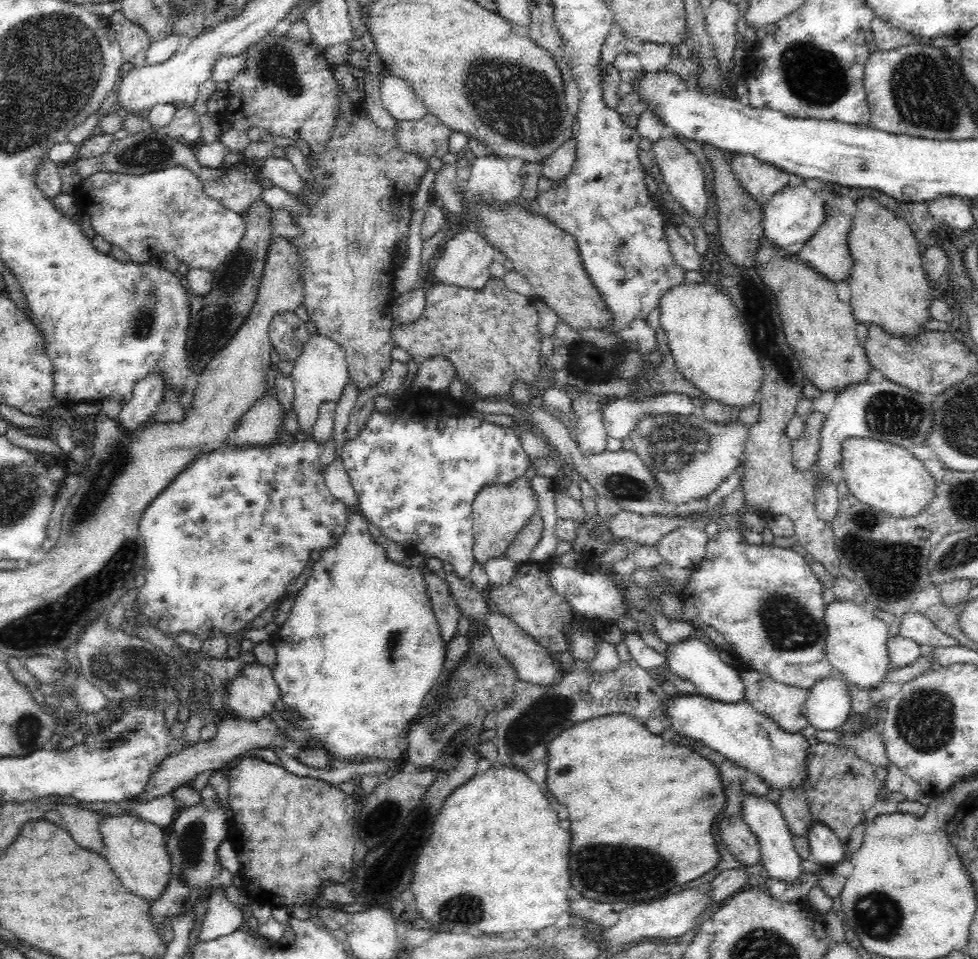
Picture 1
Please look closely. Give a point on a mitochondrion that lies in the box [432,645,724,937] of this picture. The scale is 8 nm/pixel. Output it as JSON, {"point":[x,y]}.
{"point":[613,871]}

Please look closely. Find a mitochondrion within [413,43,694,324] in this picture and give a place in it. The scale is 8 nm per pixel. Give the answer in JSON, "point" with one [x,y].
{"point":[536,118]}

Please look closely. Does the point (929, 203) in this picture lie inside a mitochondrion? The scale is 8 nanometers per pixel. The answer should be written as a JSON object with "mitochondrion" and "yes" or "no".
{"mitochondrion":"no"}

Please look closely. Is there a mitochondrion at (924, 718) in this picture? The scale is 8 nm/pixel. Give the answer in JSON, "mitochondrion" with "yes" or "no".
{"mitochondrion":"yes"}

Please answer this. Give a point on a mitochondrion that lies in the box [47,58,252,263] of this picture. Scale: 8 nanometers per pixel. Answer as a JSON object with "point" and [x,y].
{"point":[149,153]}

